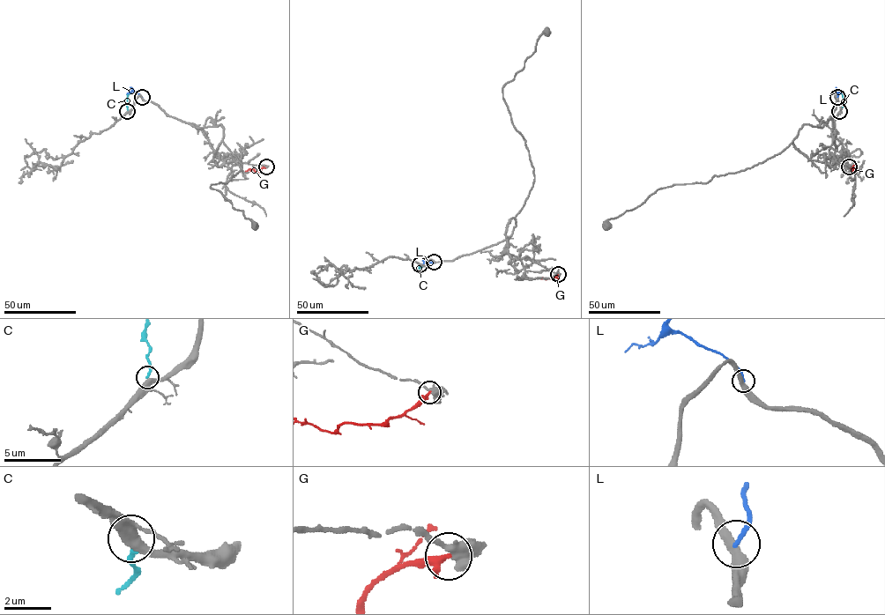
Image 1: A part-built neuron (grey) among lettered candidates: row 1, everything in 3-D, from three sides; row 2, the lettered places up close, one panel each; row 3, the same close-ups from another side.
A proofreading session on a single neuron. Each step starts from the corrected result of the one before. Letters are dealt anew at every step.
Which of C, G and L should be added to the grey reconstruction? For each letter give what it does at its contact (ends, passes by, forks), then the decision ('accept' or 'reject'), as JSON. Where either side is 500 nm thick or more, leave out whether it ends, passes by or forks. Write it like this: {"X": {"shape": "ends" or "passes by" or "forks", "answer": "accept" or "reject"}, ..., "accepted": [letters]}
{"C": {"shape": "ends", "answer": "reject"}, "G": {"answer": "reject"}, "L": {"shape": "ends", "answer": "reject"}, "accepted": []}

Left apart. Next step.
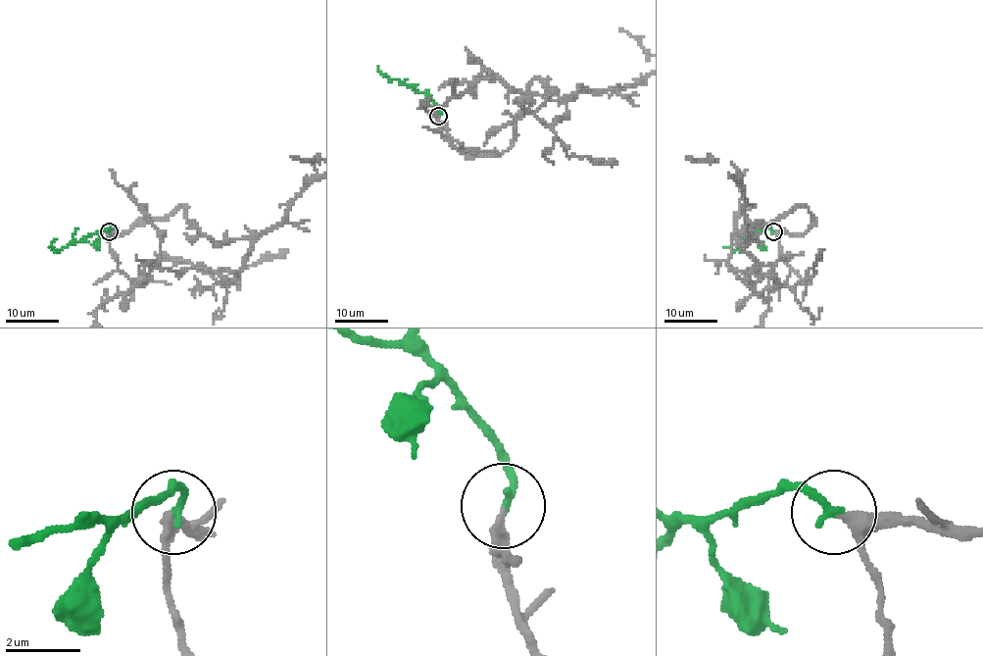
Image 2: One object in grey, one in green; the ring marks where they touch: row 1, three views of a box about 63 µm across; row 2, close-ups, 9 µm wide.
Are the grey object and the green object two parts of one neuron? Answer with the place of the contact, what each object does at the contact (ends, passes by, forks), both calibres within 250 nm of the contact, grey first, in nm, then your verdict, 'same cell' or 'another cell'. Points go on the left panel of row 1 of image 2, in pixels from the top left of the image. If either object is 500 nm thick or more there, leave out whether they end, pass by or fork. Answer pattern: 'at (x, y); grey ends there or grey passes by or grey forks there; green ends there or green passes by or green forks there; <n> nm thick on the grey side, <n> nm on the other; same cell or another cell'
at (109, 231); grey passes by; green ends there; 240 nm thick on the grey side, 200 nm on the other; same cell

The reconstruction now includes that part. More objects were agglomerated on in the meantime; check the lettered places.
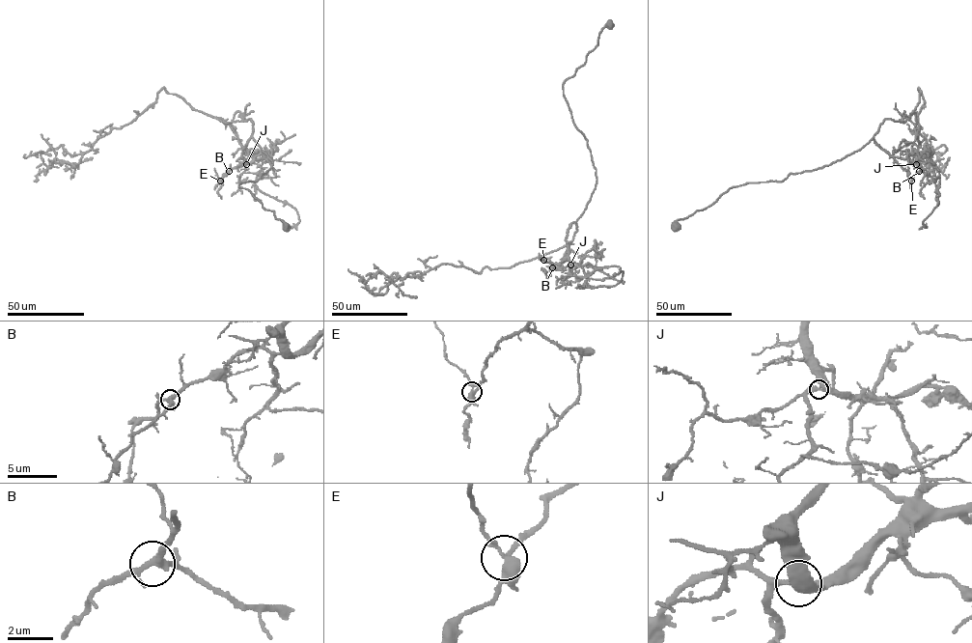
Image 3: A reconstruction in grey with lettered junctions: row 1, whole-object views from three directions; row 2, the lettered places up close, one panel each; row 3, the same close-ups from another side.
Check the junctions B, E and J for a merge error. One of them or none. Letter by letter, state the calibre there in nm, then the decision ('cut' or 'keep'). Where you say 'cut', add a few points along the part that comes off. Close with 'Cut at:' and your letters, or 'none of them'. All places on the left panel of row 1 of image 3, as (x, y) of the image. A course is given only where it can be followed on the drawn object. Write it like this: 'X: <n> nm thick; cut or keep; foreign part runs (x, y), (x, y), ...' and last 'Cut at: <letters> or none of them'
B: 280 nm thick; keep
E: 320 nm thick; keep
J: 260 nm thick; keep
Cut at: none of them

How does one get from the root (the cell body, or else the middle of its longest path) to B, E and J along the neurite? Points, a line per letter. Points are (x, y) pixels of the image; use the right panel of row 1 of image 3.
B: (675, 227), (730, 188), (829, 165), (873, 138), (891, 156), (918, 163), (919, 171)
E: (675, 227), (730, 188), (829, 165), (873, 138), (891, 156), (919, 164), (911, 181)
J: (675, 227), (730, 188), (829, 165), (873, 138), (891, 156), (916, 164)

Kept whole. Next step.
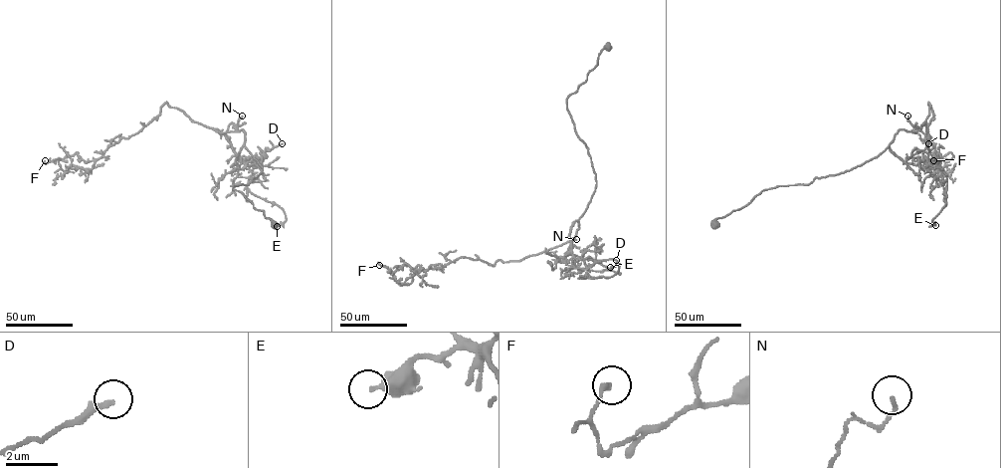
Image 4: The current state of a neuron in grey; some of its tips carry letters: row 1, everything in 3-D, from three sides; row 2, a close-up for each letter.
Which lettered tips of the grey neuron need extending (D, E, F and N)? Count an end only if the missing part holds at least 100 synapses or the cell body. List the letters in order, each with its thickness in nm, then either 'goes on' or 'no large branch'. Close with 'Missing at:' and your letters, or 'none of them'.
D: 240 nm thick; no large branch
E: 360 nm thick; no large branch
F: 200 nm thick; no large branch
N: 120 nm thick; no large branch
Missing at: none of them

